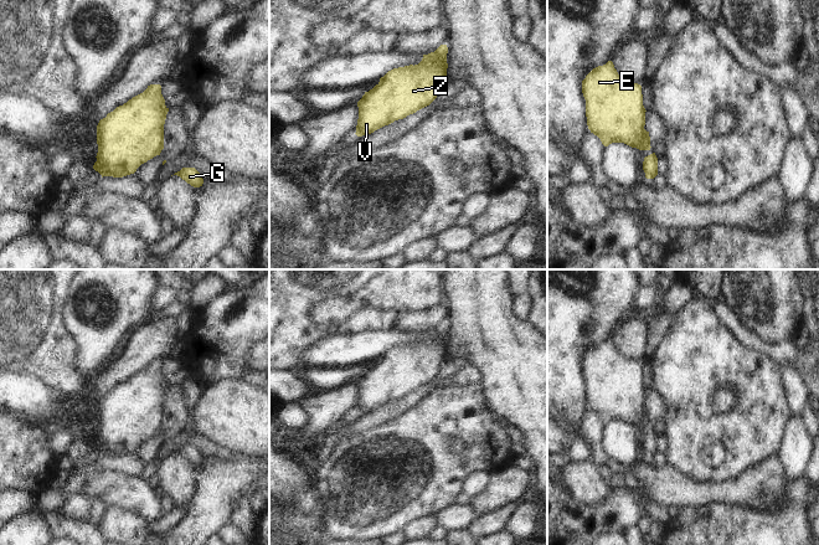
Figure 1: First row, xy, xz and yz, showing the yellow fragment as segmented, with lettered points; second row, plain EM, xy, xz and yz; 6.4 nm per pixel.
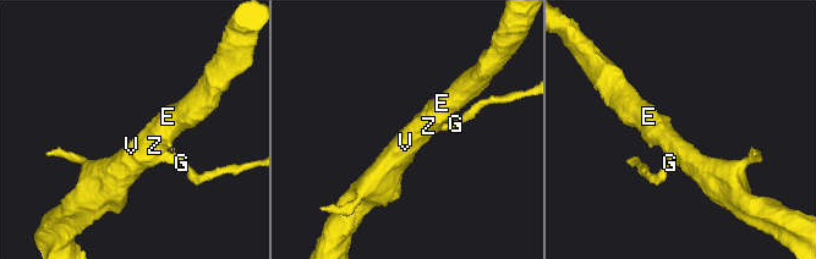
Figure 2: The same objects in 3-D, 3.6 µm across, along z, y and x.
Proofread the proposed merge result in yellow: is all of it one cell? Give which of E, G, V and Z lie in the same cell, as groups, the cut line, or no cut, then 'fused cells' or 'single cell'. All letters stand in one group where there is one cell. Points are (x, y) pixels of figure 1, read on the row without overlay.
E V Z / G; cut in yz along (645, 409), (644, 417), (638, 426); fused cells

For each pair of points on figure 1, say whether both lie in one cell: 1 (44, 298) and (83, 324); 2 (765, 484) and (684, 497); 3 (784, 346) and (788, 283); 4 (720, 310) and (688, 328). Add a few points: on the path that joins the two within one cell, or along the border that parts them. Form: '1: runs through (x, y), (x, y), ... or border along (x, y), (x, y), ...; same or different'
1: border along (71, 282), (68, 297), (62, 309); different
2: runs through (745, 489), (704, 494); same
3: border along (756, 334), (767, 340), (788, 339); different
4: border along (711, 302), (716, 318), (733, 334); different

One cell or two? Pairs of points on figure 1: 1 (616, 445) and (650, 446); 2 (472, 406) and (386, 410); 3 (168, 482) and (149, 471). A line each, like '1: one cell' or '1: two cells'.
1: two cells
2: two cells
3: two cells

